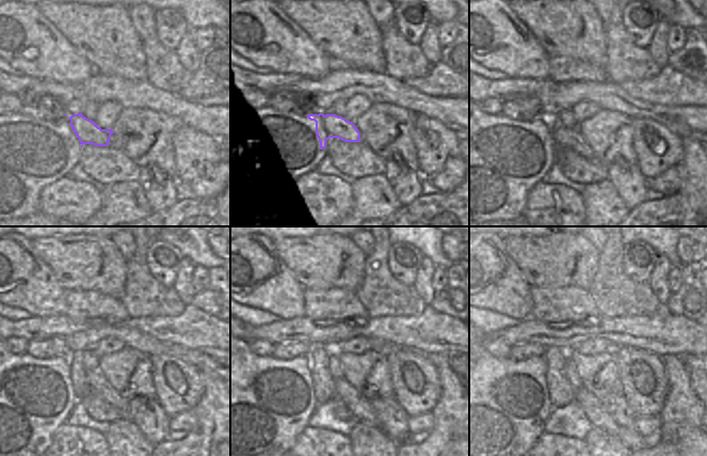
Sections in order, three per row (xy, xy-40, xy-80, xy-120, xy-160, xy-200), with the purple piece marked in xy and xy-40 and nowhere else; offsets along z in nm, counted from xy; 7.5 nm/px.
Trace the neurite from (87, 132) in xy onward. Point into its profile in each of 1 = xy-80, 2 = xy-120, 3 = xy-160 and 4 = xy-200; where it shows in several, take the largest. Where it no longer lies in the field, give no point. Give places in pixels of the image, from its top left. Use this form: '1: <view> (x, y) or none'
1: xy-80 (565, 138)
2: xy-120 (100, 387)
3: xy-160 (358, 405)
4: xy-200 (589, 403)

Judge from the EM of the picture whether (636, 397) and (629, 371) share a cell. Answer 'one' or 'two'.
one

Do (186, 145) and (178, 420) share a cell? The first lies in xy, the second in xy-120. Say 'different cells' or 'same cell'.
different cells

